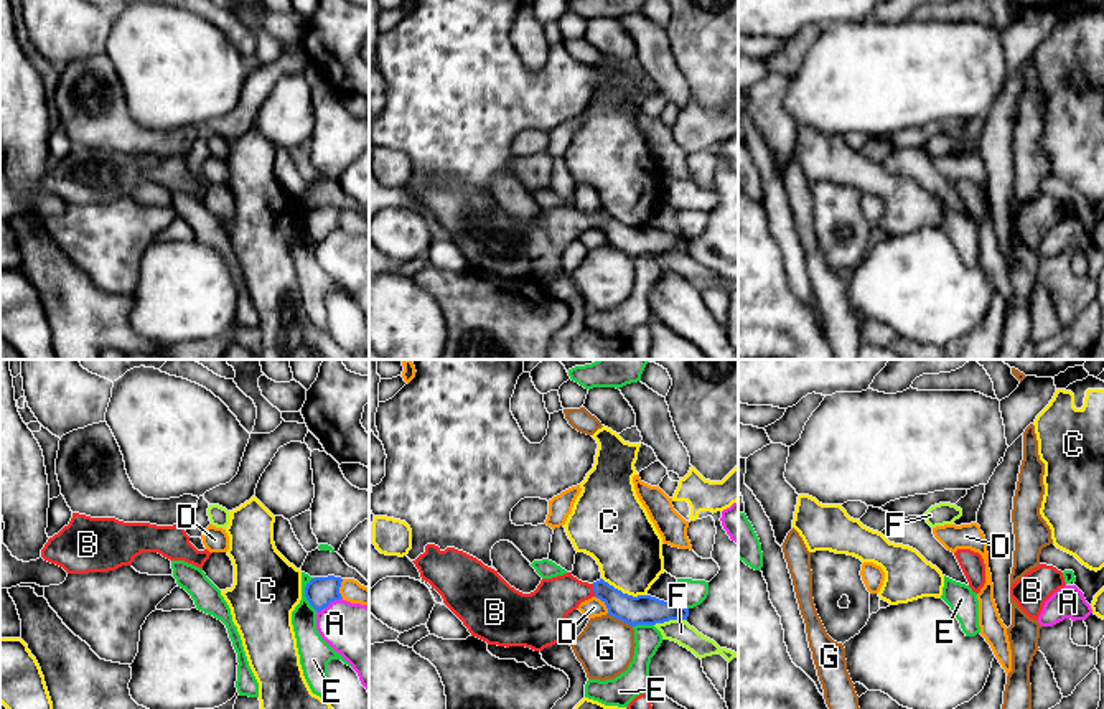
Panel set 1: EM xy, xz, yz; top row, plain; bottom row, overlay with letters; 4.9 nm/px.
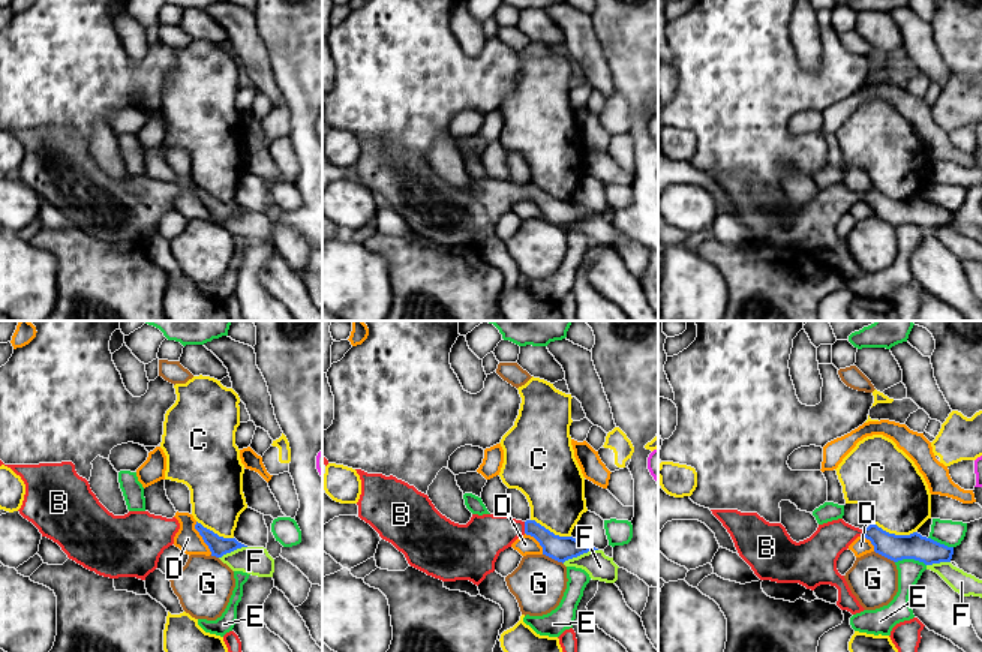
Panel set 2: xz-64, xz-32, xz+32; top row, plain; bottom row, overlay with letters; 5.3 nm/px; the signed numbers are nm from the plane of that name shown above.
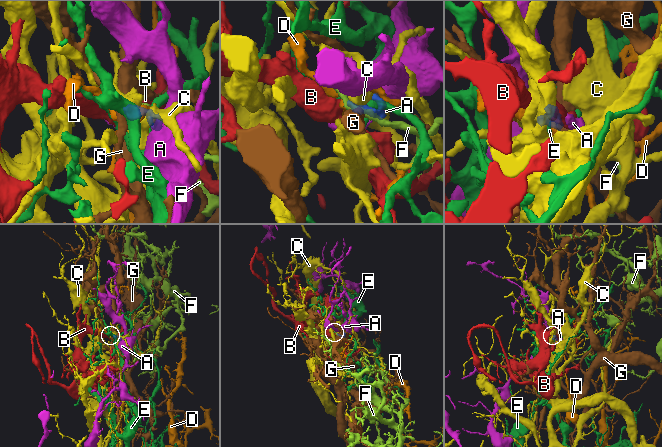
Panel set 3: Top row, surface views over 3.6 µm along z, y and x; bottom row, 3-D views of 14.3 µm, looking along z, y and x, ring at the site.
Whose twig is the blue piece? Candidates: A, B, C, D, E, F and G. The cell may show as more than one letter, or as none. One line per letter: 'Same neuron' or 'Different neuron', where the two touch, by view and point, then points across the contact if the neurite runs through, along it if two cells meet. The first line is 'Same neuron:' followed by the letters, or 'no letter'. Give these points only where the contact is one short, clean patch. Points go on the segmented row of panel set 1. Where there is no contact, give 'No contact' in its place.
Same neuron: B
A: Different neuron. Touches blue at xy (328, 604). Boundary: xy (341, 597), (317, 612)
B: Same neuron. Touches blue at xz (594, 591). Path across: xz (635, 610), (594, 591), (566, 592), (546, 609)
C: Different neuron. Touches blue at xz (622, 592)
D: Different neuron. Touches blue at xz (605, 604)
E: Different neuron. Touches blue at xy (305, 594)
F: Different neuron. Touches blue at xz (669, 619). Boundary: xz (686, 619), (669, 619), (654, 625)
G: Different neuron. Touches blue at xz (620, 619). Boundary: xz (607, 614), (631, 627)

